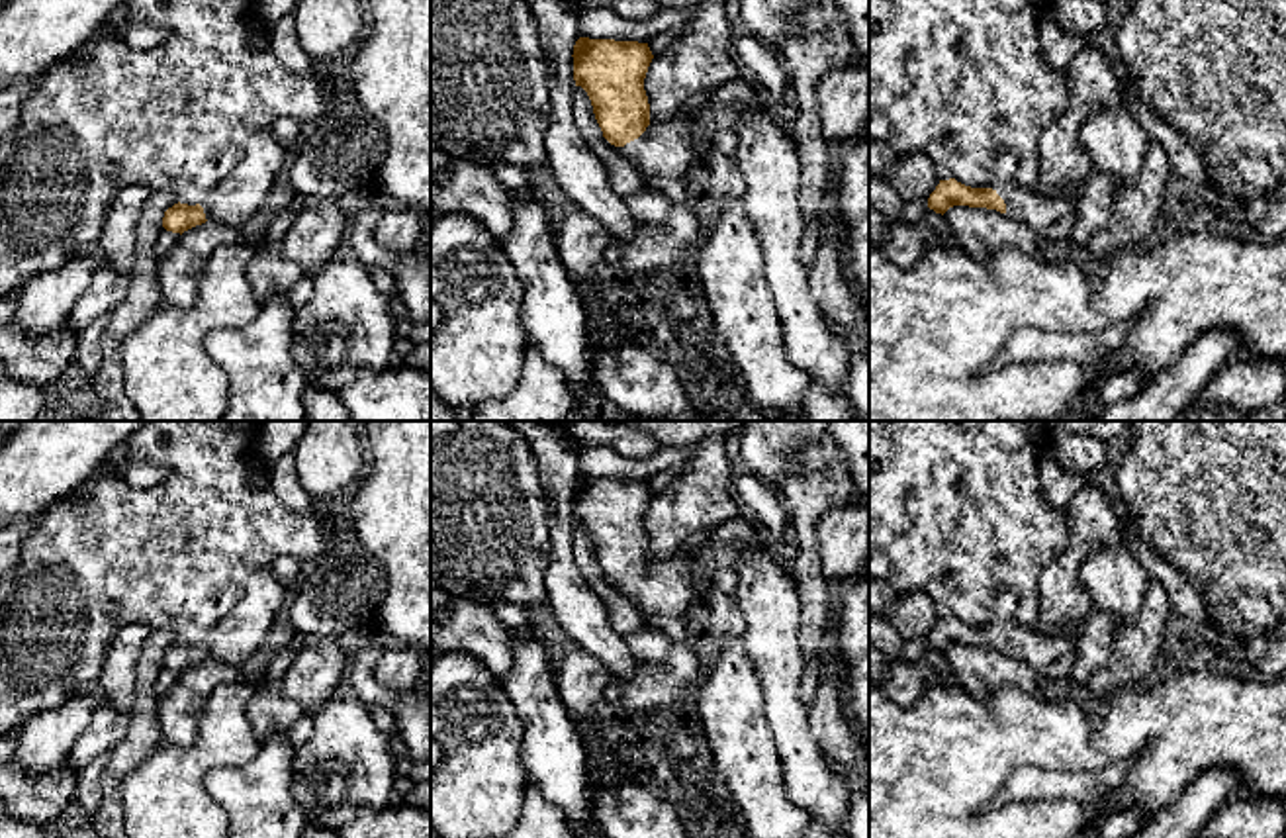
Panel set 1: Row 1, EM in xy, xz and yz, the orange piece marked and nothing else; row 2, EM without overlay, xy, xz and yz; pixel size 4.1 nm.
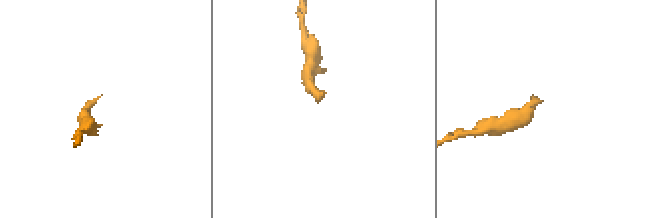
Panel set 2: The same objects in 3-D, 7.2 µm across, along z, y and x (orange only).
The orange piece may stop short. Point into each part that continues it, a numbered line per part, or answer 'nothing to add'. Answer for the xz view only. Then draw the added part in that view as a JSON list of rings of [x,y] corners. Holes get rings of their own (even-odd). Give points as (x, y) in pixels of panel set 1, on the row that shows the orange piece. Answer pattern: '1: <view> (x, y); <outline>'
1: xz (666, 149); [[[675,114],[648,125],[638,139],[622,147],[622,153],[644,176],[685,180],[701,166],[699,145],[691,135],[693,123],[691,116]]]

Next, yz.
1: yz (1036, 208); [[[1012,184],[996,188],[996,194],[1004,200],[1006,213],[1037,235],[1045,235],[1051,225],[1063,219],[1069,211],[1075,211],[1079,202],[1073,190],[1067,194],[1047,194],[1043,186],[1028,190]]]

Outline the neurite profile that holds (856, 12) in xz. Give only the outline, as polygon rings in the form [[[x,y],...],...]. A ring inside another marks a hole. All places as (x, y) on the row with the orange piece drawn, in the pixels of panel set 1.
[[[832,0],[846,18],[857,57],[869,65],[869,0]]]

